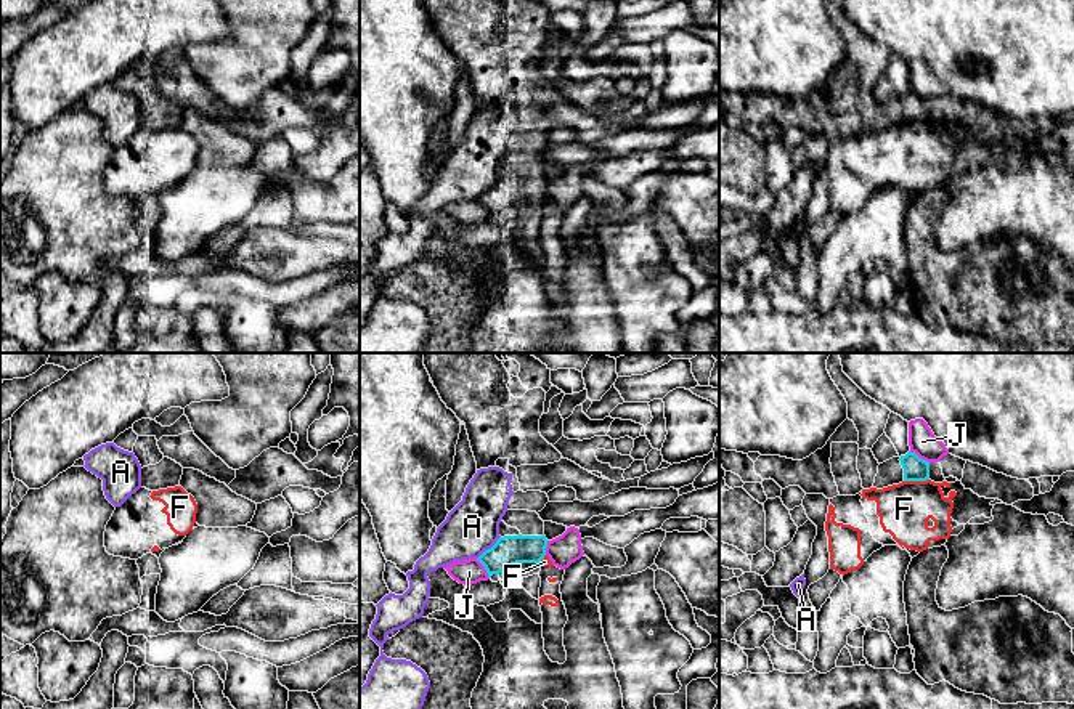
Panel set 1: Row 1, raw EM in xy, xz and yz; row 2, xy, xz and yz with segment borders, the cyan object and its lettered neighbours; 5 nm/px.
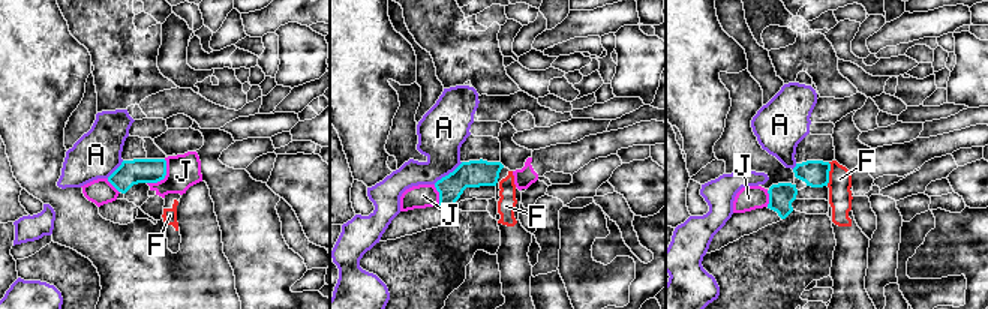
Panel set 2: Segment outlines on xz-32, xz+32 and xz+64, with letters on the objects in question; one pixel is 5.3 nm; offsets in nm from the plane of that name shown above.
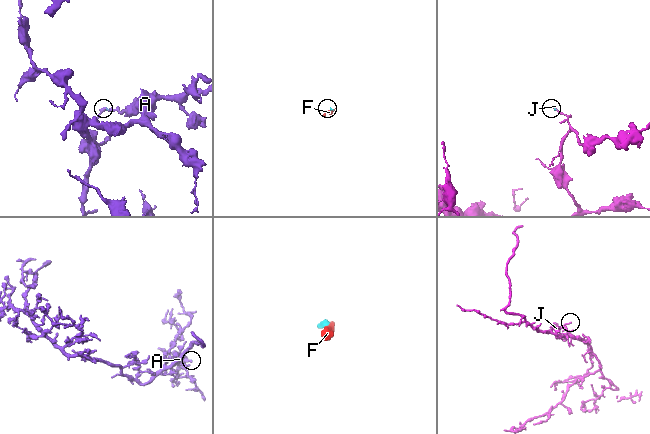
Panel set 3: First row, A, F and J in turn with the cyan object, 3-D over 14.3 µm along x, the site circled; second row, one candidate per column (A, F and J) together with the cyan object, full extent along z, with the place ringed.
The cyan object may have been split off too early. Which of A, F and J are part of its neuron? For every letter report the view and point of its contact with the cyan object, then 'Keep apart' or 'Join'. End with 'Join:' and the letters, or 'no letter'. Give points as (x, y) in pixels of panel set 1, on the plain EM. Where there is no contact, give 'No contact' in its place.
A: Touches cyan at xz (488, 190). Keep apart
F: Touches cyan at yz (915, 121). Keep apart
J: Touches cyan at yz (919, 98). Keep apart
Join: no letter

